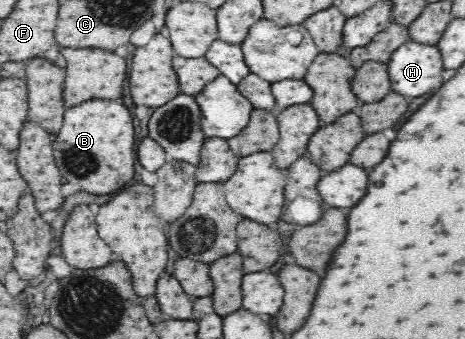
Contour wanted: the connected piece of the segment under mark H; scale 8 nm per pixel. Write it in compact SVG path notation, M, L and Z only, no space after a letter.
M407 42L391 54L391 62L386 64L393 90L403 96L417 98L443 84L443 60L435 46Z

